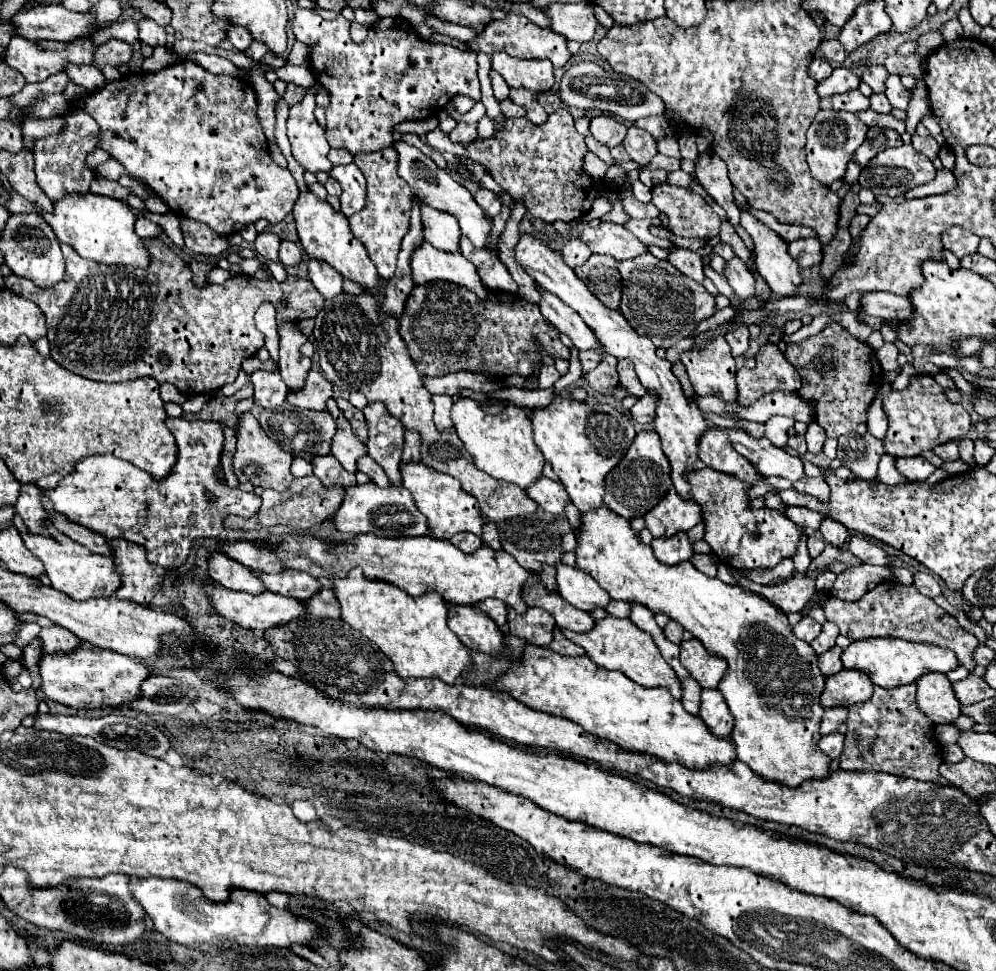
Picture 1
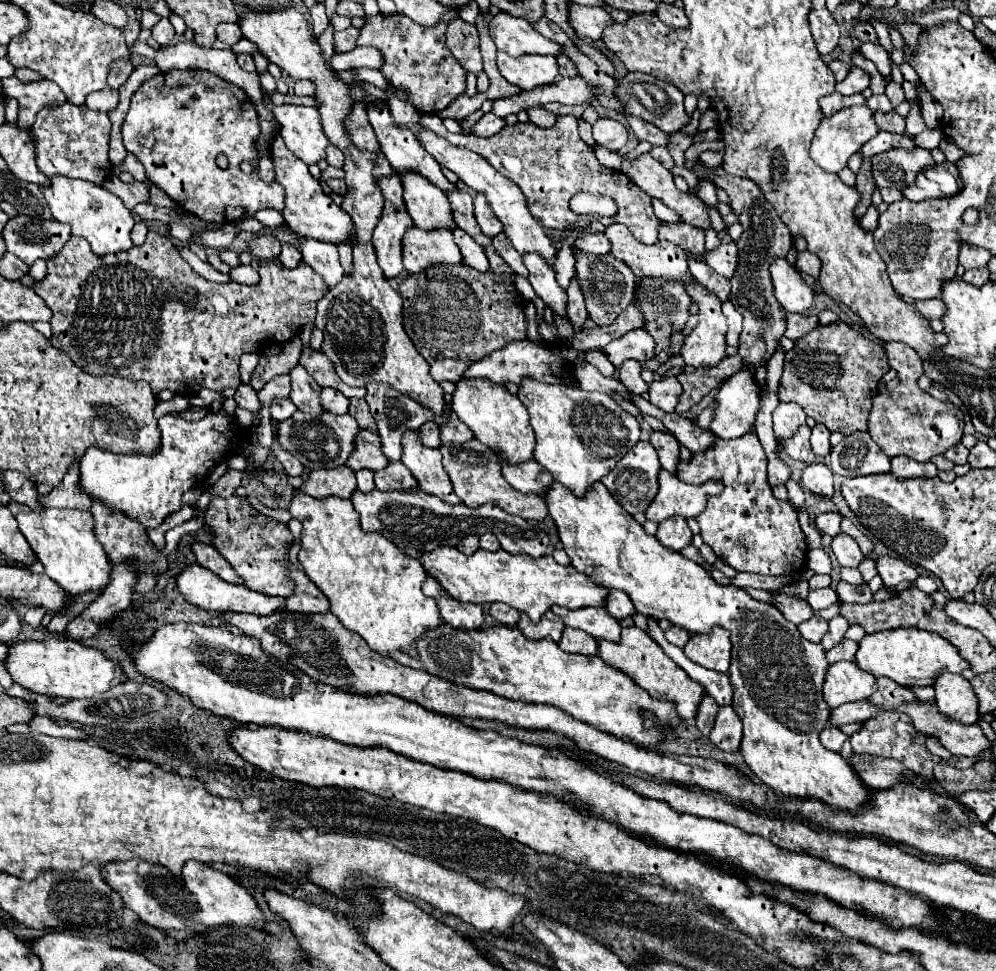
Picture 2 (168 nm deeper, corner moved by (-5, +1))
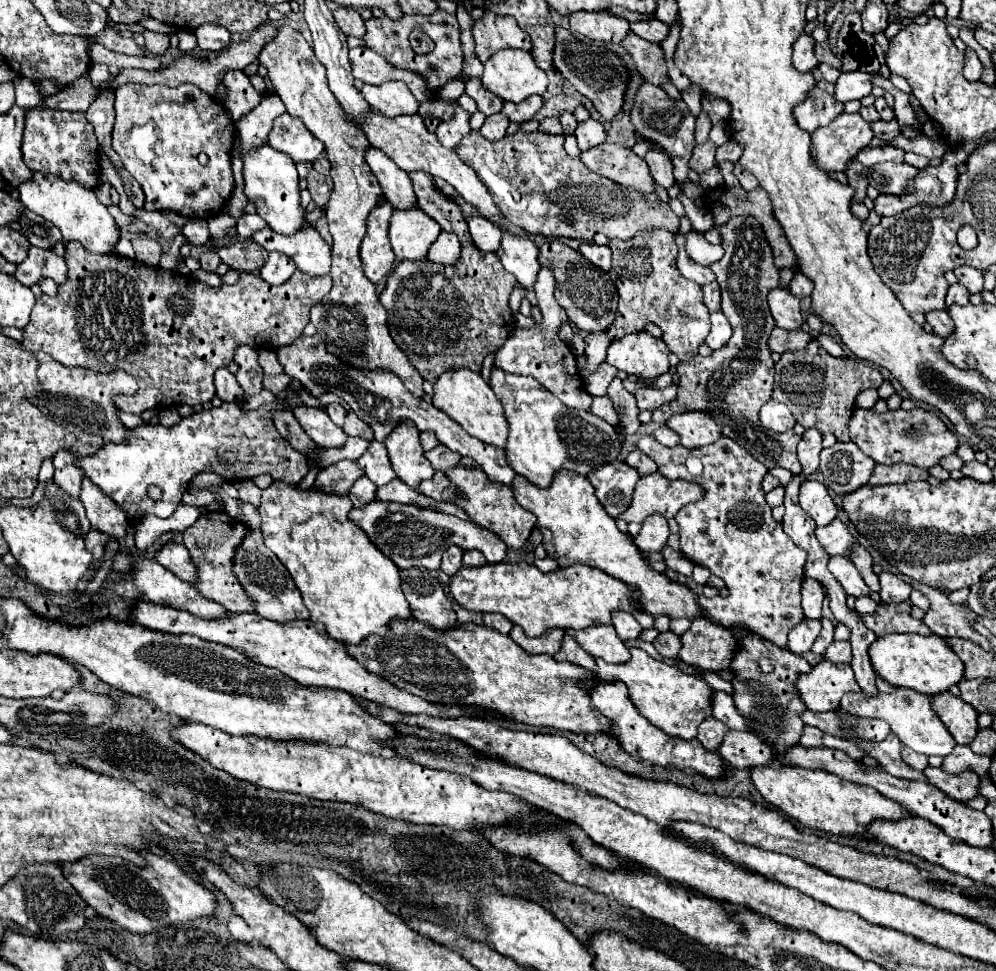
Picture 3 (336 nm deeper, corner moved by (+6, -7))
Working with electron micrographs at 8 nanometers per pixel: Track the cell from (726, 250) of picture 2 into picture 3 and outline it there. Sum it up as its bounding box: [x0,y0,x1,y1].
[686,230,724,266]

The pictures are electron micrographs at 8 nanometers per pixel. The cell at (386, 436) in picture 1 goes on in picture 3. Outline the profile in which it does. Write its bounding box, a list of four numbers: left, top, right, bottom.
[276,336,516,486]

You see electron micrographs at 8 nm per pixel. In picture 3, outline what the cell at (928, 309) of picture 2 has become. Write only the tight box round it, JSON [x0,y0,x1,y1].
[926,310,952,338]

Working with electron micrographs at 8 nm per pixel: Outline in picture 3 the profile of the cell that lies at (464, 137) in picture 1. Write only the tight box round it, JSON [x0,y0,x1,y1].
[480,112,510,140]

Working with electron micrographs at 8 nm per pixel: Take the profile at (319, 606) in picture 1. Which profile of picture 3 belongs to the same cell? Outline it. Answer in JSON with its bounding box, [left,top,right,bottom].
[232,530,310,622]

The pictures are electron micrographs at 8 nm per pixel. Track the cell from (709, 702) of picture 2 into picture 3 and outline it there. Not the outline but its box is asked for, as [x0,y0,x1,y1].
[698,718,728,750]

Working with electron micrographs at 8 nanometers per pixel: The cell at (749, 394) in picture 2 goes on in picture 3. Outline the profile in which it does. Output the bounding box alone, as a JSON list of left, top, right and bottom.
[666,412,722,448]

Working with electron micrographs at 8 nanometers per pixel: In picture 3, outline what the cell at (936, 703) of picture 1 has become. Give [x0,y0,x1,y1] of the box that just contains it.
[932,692,978,744]

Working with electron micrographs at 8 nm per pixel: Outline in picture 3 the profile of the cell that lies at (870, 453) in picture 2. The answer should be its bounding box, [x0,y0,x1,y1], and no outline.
[820,442,876,494]

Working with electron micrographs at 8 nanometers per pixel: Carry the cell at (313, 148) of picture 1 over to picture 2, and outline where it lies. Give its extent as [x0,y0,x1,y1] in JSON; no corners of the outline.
[271,104,329,166]

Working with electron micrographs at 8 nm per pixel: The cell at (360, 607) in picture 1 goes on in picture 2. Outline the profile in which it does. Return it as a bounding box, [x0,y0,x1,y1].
[289,492,443,656]

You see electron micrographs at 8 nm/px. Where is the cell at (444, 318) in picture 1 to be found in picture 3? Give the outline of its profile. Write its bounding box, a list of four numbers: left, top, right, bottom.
[380,172,516,382]

